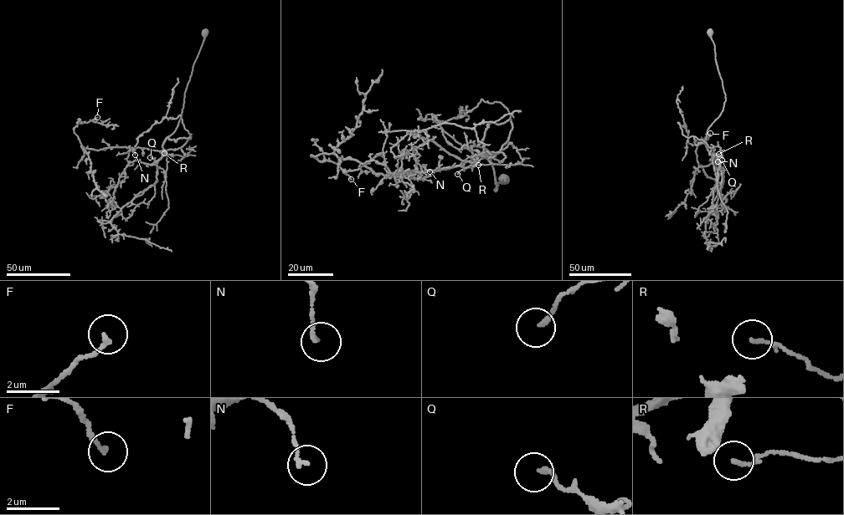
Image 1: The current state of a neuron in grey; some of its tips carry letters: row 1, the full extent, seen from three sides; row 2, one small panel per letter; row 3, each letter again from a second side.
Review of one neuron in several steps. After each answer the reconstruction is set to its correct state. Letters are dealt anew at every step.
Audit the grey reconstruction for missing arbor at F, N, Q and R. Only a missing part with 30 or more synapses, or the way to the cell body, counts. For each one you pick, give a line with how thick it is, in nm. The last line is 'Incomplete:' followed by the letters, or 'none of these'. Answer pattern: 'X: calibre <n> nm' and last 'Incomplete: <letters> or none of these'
Incomplete: none of these

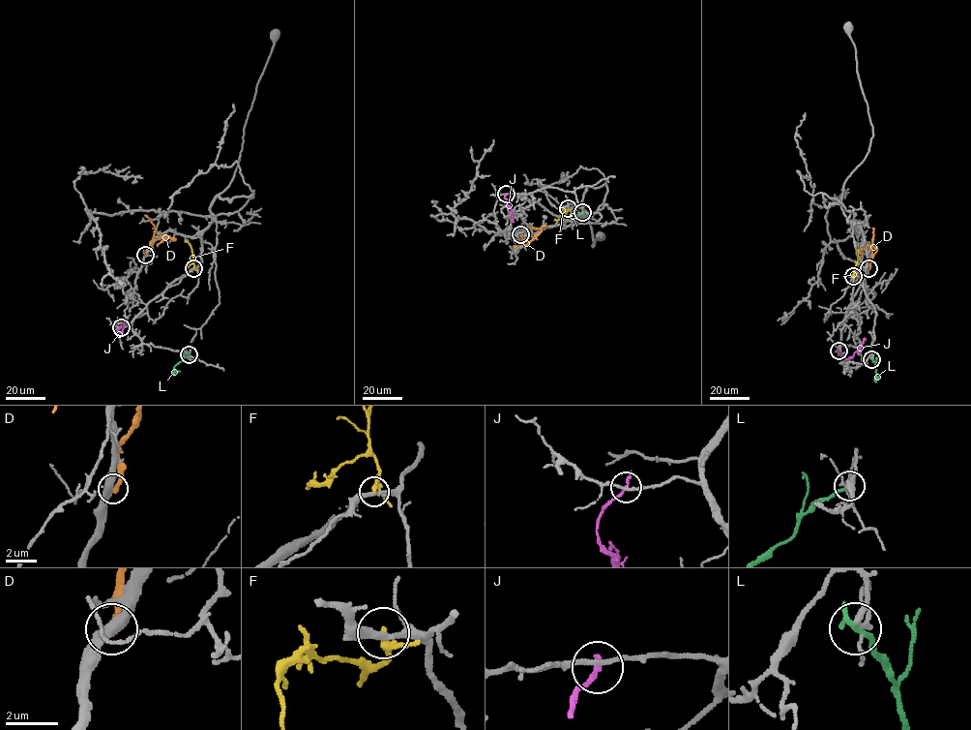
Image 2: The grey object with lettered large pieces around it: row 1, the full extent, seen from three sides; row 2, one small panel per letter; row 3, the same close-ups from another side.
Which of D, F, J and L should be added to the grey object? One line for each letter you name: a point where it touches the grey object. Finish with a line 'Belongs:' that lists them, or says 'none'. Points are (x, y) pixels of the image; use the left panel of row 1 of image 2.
Belongs: none

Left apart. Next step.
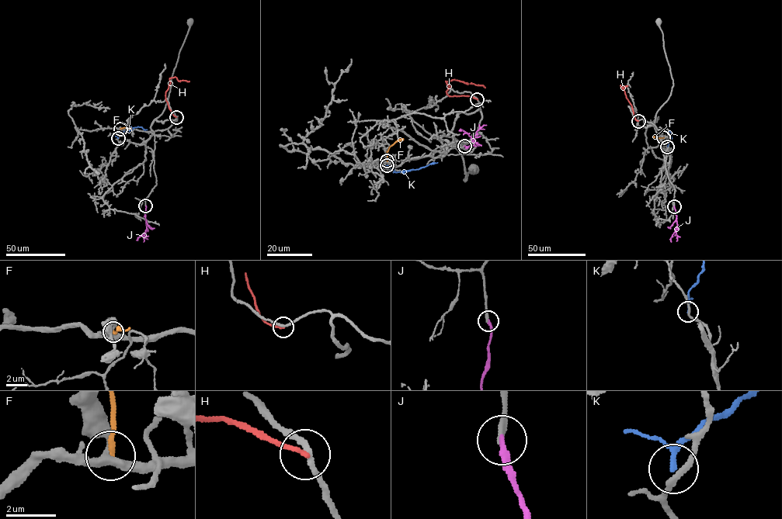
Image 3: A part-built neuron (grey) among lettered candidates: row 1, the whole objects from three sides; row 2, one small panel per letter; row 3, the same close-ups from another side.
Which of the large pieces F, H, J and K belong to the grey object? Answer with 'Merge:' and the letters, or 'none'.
Merge: J

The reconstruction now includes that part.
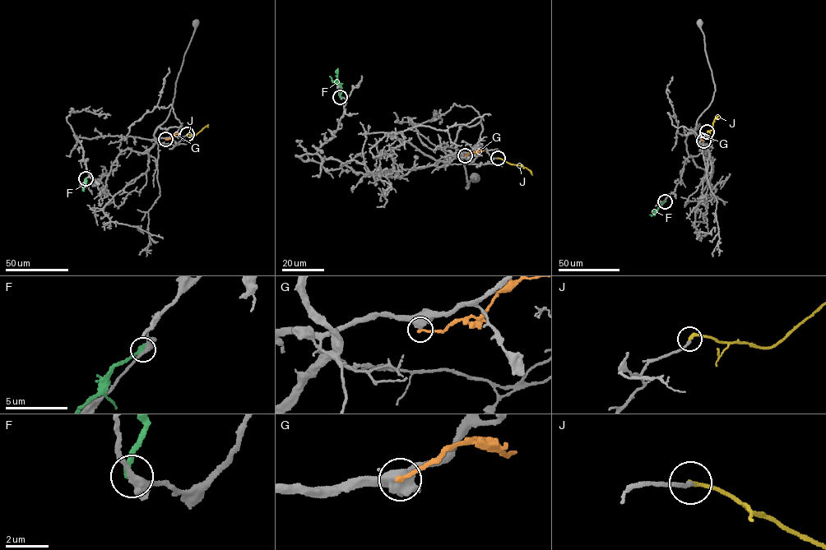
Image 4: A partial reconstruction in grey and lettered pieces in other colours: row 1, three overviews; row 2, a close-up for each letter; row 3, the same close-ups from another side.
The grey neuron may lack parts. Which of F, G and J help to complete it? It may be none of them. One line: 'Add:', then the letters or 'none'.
Add: J

